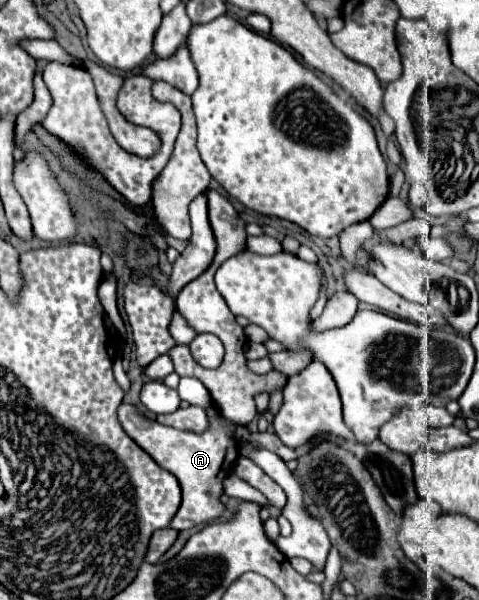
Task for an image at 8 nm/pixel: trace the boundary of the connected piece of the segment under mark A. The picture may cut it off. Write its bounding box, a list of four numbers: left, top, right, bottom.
[117,403,235,531]

